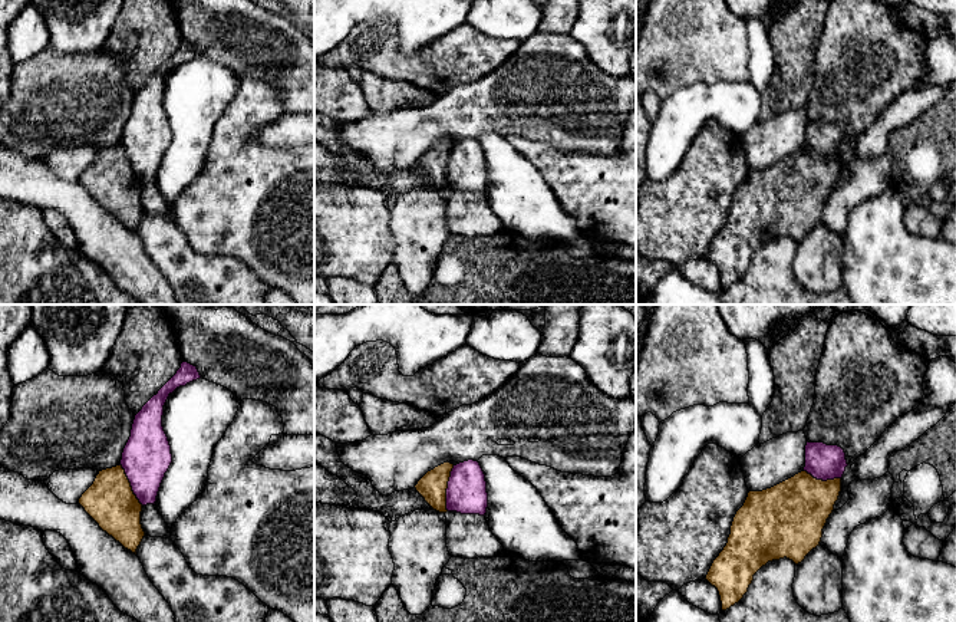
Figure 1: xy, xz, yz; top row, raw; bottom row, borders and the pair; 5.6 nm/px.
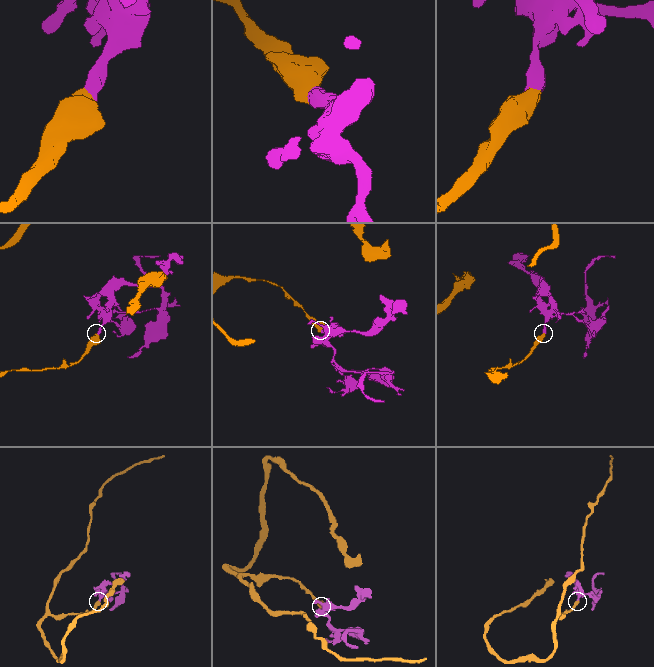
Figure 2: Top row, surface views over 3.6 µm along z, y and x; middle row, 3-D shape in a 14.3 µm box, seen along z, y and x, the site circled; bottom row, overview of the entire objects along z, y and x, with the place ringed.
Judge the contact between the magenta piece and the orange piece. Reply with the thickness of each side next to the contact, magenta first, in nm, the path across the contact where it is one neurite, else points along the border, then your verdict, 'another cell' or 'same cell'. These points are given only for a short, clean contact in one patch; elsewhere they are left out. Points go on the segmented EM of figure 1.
220/160 nm | along xz (454, 466), (447, 489), (447, 510) | another cell

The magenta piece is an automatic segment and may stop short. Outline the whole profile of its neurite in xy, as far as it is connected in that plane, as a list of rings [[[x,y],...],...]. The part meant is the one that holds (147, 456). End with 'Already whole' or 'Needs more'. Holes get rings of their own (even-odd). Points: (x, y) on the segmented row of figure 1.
[[[182,362],[177,373],[135,415],[119,465],[142,506],[155,504],[172,463],[171,445],[162,427],[164,405],[177,388],[200,378],[197,366]]]. Already whole

